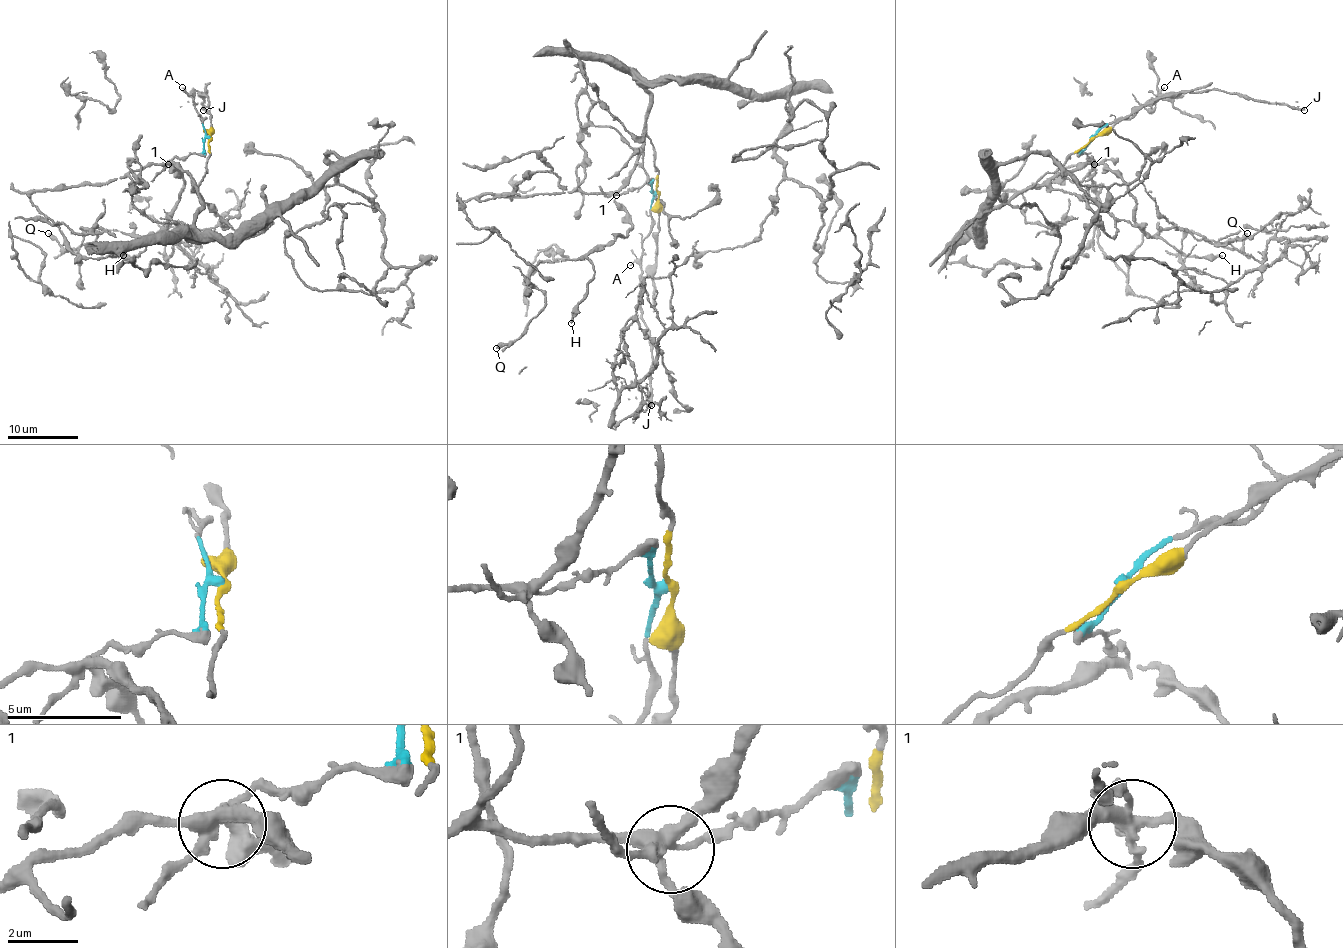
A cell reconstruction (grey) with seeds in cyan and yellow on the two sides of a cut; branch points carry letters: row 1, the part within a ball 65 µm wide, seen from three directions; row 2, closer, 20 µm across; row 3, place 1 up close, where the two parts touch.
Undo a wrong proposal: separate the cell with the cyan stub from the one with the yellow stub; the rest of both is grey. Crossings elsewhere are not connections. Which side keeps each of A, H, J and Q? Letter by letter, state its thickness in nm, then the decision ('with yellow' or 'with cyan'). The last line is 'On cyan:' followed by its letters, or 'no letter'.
A: 130 nm | with cyan
H: 200 nm | with yellow
J: 240 nm | with cyan
Q: 400 nm | with yellow
On cyan: A, J

